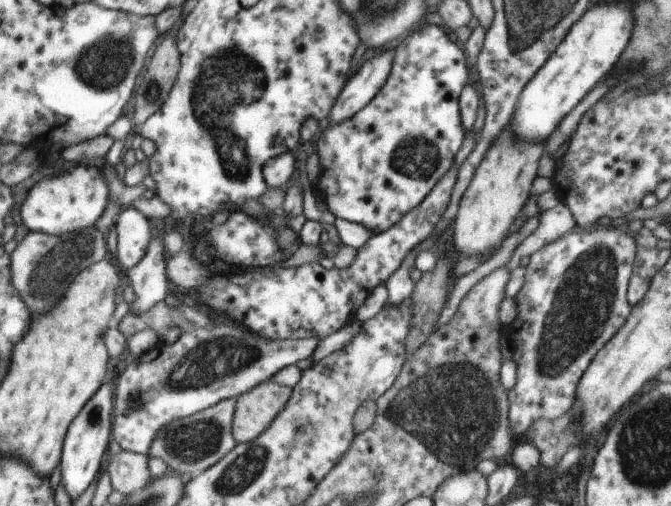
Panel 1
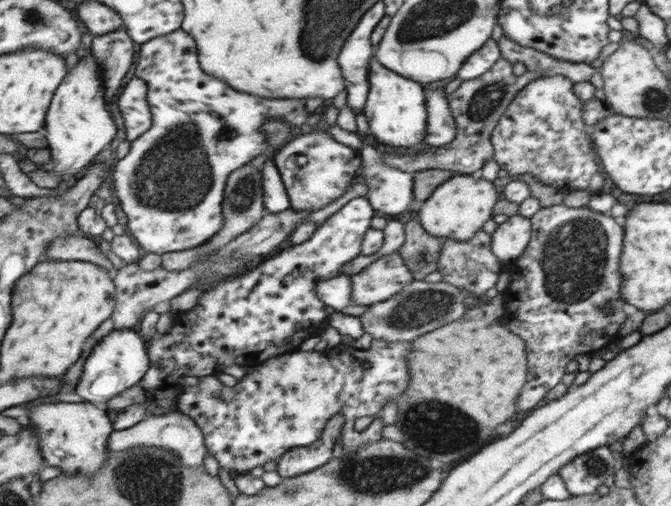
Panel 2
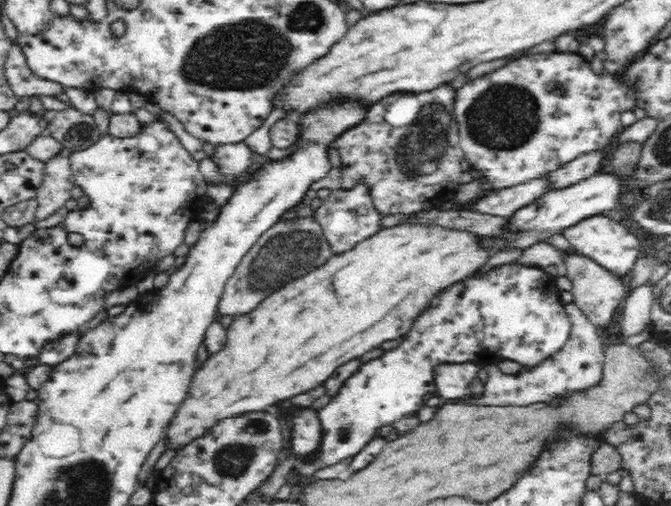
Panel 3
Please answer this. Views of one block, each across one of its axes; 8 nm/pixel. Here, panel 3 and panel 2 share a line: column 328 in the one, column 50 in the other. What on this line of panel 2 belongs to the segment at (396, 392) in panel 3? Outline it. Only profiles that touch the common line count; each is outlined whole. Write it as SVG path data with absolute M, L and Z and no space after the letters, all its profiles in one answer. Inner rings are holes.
M55 402L39 404L29 412L30 424L36 426L36 434L40 438L40 449L47 466L59 466L67 474L95 474L105 460L111 456L108 442L115 431L114 421L108 412L95 403ZM109 452L109 456L107 456Z

